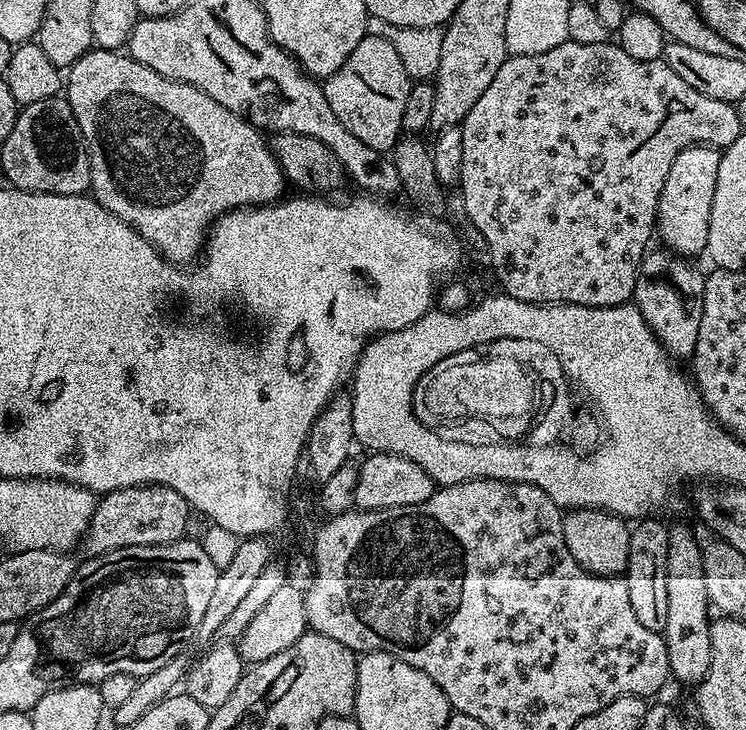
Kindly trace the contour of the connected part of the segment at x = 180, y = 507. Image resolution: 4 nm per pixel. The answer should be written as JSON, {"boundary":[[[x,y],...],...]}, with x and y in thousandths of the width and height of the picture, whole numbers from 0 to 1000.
{"boundary":[[[186,663],[173,668],[155,668],[141,674],[133,681],[129,699],[123,705],[123,719],[110,741],[110,751],[118,755],[119,763],[135,762],[139,756],[151,756],[160,751],[180,748],[206,748],[208,745],[233,745],[237,740],[248,738],[252,723],[255,697],[249,682],[239,677],[239,671],[224,668],[216,663]]]}

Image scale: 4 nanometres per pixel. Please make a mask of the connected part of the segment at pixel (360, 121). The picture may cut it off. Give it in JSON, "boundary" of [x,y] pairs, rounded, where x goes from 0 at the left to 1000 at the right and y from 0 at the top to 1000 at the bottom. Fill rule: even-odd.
{"boundary":[[[491,48],[480,63],[448,96],[448,101],[433,111],[437,140],[453,160],[453,167],[491,200],[519,210],[529,203],[539,186],[539,151],[544,151],[544,129],[550,108],[534,70],[515,51]]]}

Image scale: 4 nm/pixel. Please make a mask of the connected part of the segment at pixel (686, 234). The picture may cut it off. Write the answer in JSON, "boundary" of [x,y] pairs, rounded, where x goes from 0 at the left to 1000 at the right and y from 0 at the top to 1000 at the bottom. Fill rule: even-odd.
{"boundary":[[[929,200],[914,205],[893,238],[877,307],[885,311],[889,338],[909,352],[930,353],[945,344],[952,321],[952,288],[957,277],[957,255],[962,249],[966,210],[953,200]]]}

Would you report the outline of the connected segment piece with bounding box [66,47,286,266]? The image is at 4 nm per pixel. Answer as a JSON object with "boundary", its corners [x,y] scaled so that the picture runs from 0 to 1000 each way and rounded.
{"boundary":[[[125,64],[122,71],[110,74],[110,79],[101,82],[95,93],[90,95],[88,136],[118,201],[121,244],[123,245],[122,267],[138,285],[147,288],[147,293],[153,293],[164,304],[174,308],[181,318],[190,321],[190,326],[196,326],[196,332],[205,334],[231,362],[237,364],[256,363],[269,349],[284,308],[302,290],[312,290],[316,285],[336,285],[350,279],[362,279],[374,275],[382,267],[381,234],[373,227],[361,193],[350,177],[332,168],[328,160],[303,151],[303,145],[287,140],[287,134],[282,134],[282,129],[271,129],[271,123],[265,123],[249,112],[223,107],[217,101],[201,96],[201,90],[190,90],[190,85],[185,85],[165,70]]]}

